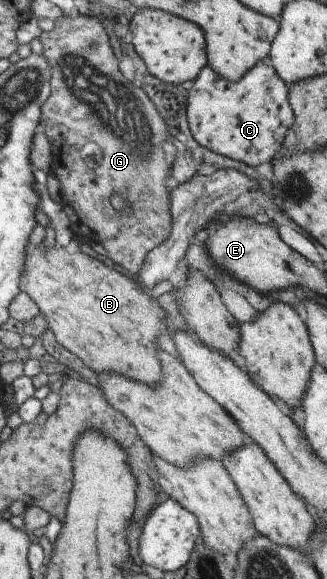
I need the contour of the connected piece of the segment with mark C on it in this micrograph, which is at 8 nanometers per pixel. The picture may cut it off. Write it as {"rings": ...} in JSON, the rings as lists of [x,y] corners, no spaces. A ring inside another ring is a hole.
{"rings":[[[266,60],[256,62],[237,82],[221,78],[205,65],[197,73],[186,96],[186,121],[193,140],[217,154],[251,167],[272,160],[280,150],[293,119],[287,85]]]}

